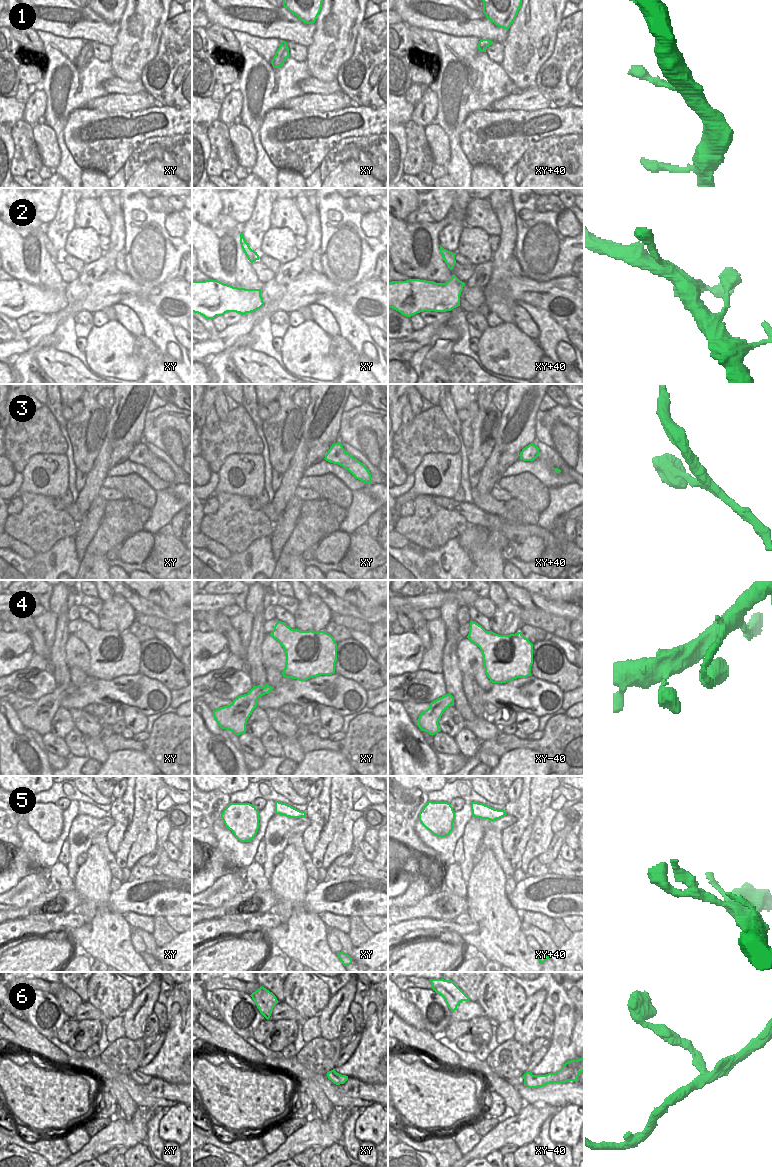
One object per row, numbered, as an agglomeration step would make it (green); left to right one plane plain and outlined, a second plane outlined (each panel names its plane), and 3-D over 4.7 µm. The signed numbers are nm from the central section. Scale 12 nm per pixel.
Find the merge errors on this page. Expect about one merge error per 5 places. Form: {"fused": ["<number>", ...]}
{"fused": []}

